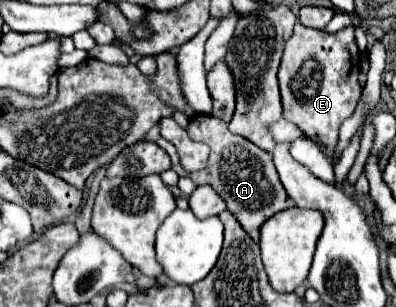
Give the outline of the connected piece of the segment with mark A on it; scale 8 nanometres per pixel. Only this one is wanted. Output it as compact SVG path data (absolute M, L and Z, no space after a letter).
M197 114L189 121L188 133L193 141L201 141L205 145L209 145L211 153L209 153L209 161L207 167L197 171L197 173L185 173L177 161L177 153L175 147L167 141L163 141L160 137L157 145L163 147L169 155L171 155L171 169L177 175L185 175L189 177L195 185L211 185L219 197L223 197L223 201L227 203L227 209L235 215L235 219L241 223L241 227L253 237L253 241L259 239L259 227L263 225L263 221L267 221L271 215L293 207L295 203L287 197L277 173L275 173L275 165L271 161L271 153L259 149L257 145L253 145L251 141L233 135L228 129L228 125L210 115Z

